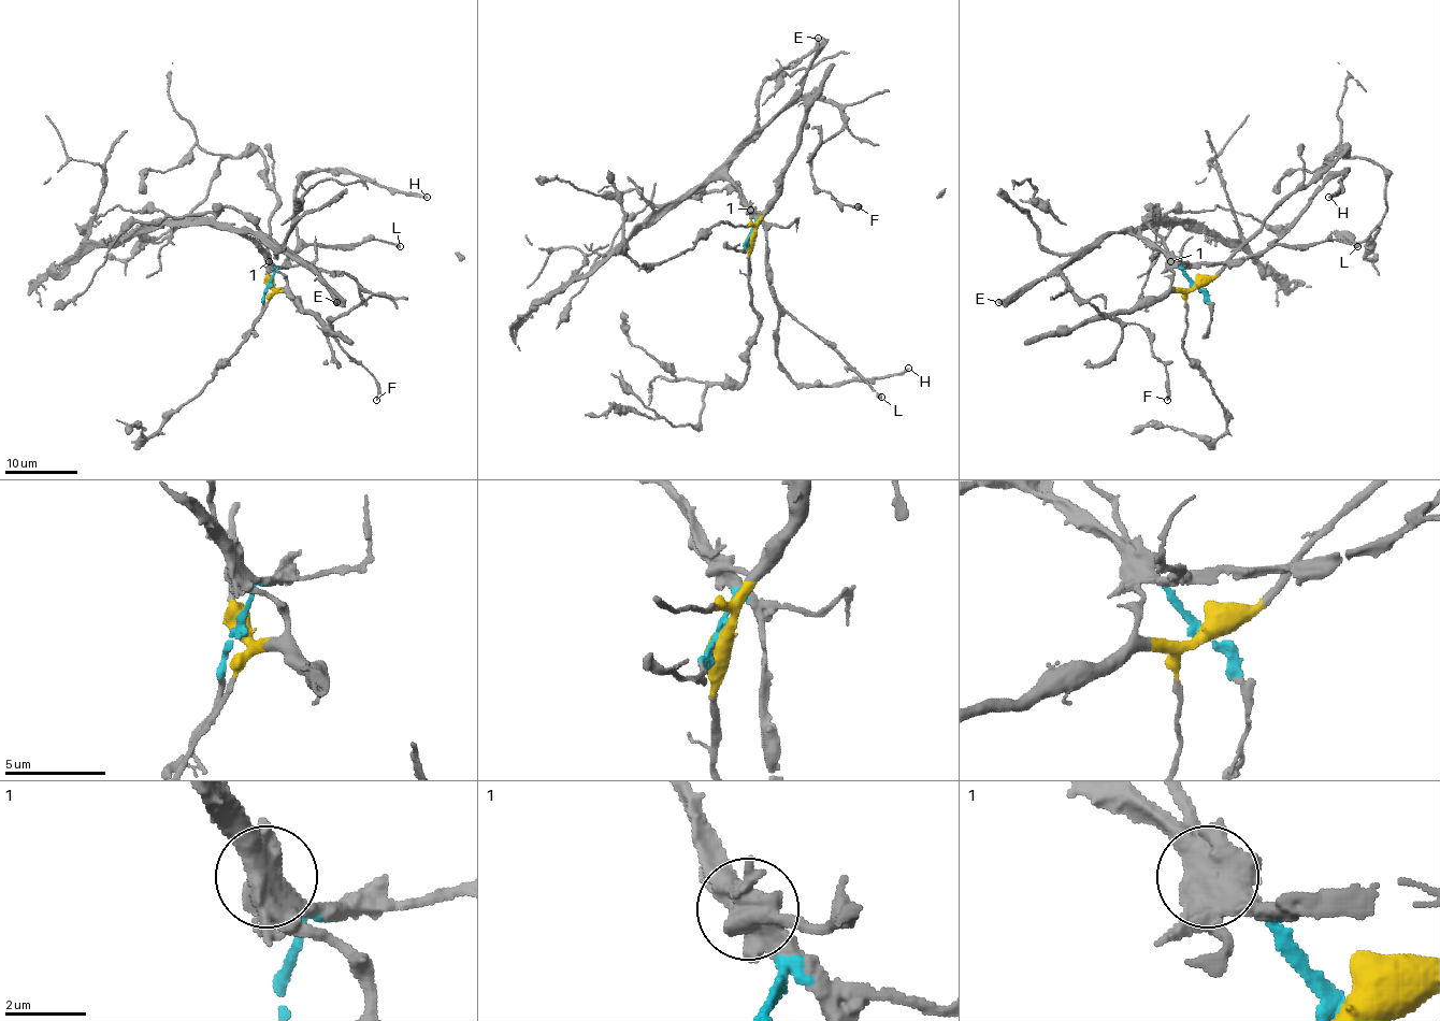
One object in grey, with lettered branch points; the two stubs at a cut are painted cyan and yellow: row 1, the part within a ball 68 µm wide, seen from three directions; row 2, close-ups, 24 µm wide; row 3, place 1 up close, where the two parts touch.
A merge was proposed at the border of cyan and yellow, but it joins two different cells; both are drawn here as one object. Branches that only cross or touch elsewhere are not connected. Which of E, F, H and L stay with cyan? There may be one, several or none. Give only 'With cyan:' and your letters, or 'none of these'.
With cyan: E, F, H, L

